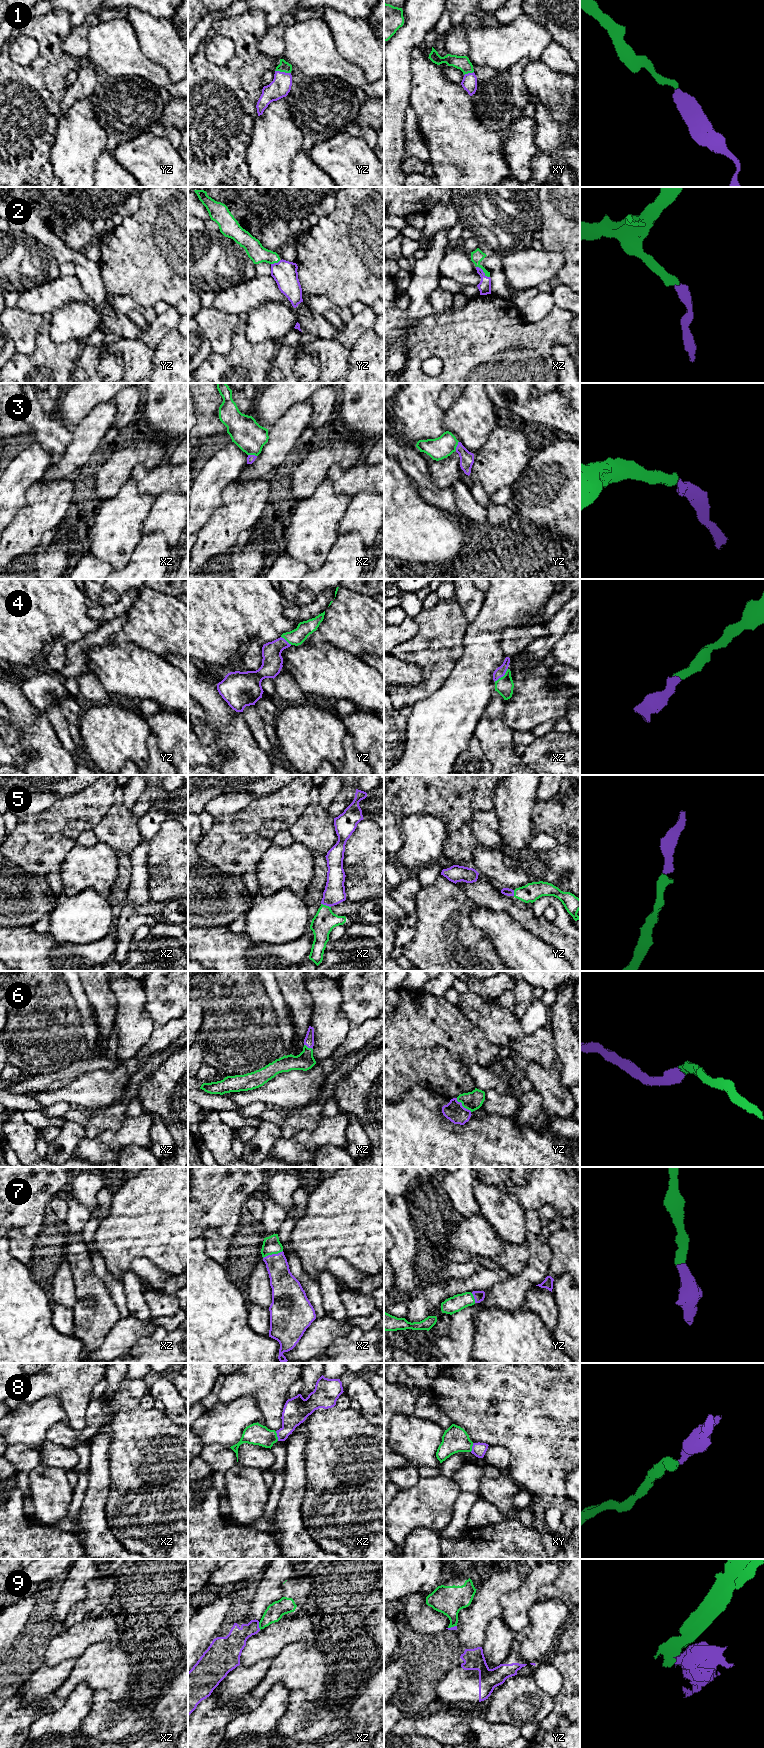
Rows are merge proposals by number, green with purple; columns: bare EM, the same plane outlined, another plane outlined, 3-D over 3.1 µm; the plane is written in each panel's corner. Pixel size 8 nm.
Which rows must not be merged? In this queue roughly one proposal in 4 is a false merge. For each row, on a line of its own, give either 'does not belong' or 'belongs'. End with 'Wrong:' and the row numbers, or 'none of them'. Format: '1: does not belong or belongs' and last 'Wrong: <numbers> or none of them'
1: belongs
2: belongs
3: belongs
4: belongs
5: belongs
6: belongs
7: belongs
8: belongs
9: does not belong
Wrong: 9

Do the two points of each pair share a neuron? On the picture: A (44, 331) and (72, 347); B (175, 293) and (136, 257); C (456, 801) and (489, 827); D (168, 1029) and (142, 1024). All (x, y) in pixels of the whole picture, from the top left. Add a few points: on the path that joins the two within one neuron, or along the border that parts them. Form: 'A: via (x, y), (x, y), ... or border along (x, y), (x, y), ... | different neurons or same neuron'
A: via (46, 340), (54, 348), (63, 348) | same neuron
B: via (165, 284), (146, 267) | same neuron
C: border along (493, 808), (478, 810), (473, 814), (474, 837) | different neurons
D: border along (156, 1026), (143, 1046) | different neurons

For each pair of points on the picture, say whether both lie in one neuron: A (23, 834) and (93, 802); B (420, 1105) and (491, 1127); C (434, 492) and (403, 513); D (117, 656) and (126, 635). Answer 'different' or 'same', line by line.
A: same
B: same
C: different
D: different

